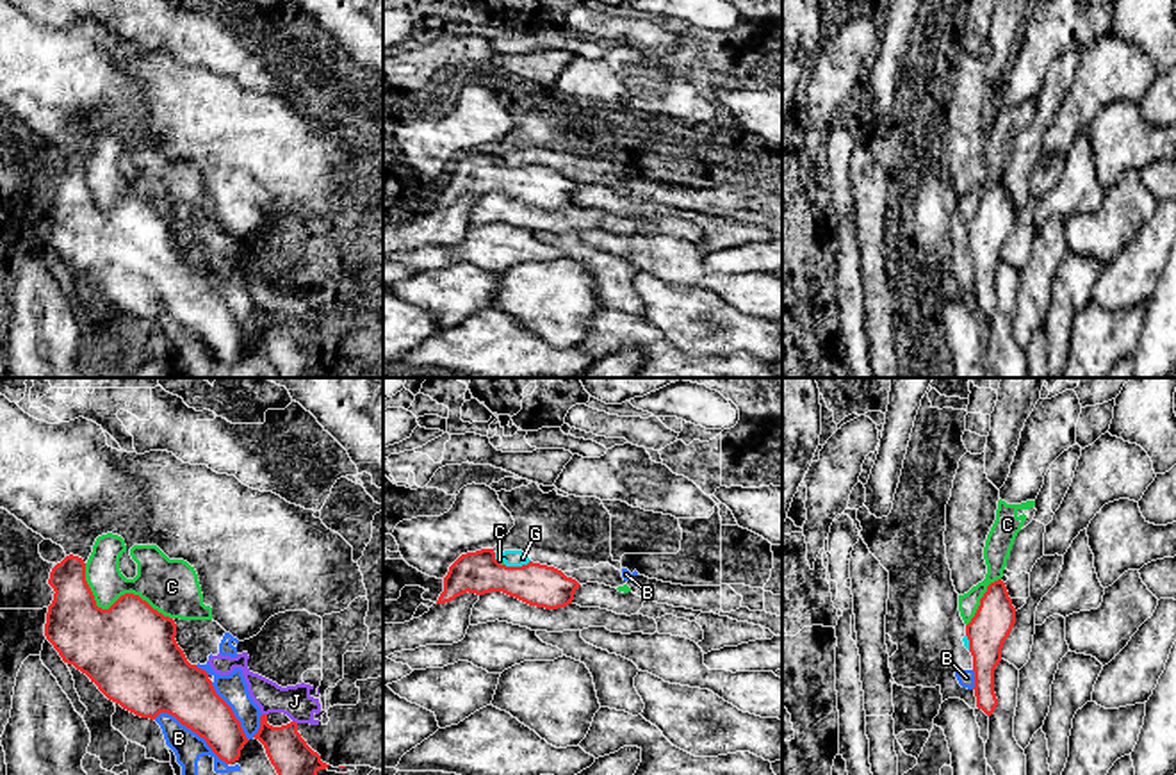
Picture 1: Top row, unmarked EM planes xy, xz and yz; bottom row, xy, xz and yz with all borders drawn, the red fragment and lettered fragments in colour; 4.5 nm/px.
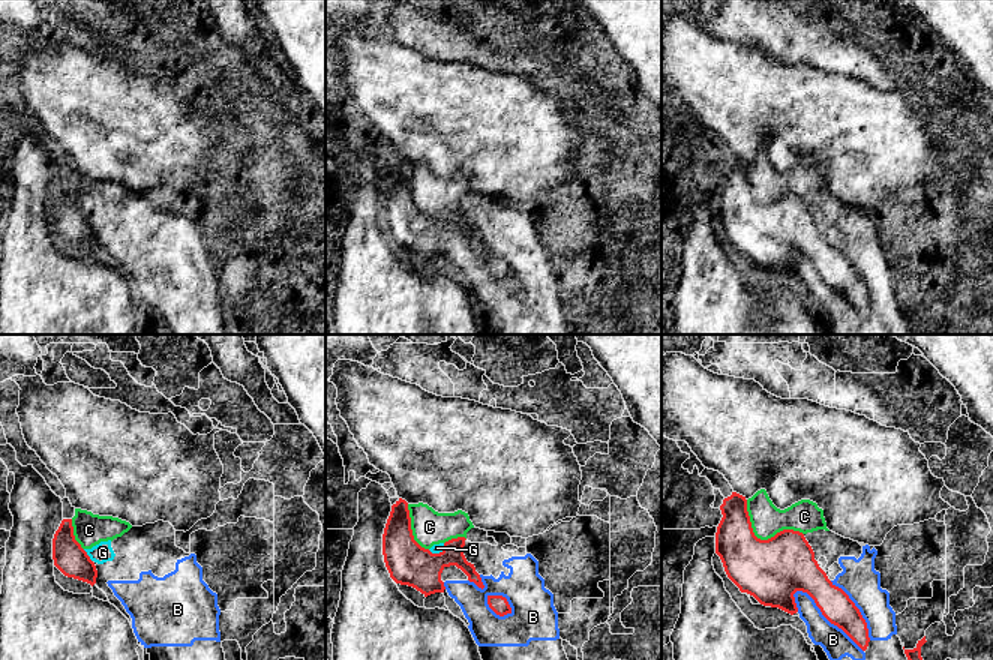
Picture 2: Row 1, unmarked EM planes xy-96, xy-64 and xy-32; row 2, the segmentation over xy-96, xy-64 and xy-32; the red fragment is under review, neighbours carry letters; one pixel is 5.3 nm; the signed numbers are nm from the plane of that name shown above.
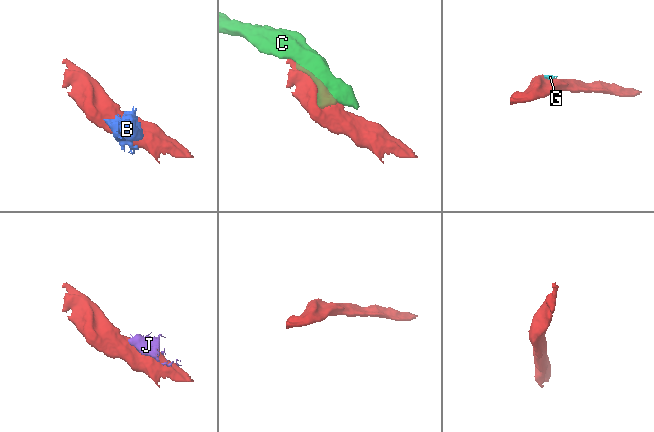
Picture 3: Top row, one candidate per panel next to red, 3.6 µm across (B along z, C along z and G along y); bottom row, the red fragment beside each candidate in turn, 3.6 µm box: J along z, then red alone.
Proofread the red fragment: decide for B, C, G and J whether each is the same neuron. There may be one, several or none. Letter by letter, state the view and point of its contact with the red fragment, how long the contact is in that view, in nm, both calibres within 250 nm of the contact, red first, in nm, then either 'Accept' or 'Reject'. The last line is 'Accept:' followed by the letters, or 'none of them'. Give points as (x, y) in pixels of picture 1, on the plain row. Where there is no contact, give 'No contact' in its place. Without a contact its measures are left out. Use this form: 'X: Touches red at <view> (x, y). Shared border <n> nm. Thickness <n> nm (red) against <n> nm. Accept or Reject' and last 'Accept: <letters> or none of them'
B: Touches red at xy (191, 330). Shared border 400 nm. Thickness 280 nm (red) against 140 nm. Reject
C: Touches red at xy (114, 203). Shared border 480 nm. Thickness 420 nm (red) against 240 nm. Reject
G: Touches red at xz (517, 168). Shared border 120 nm. Thickness 190 nm (red) against 80 nm. Reject
J: Touches red at xy (264, 316). Shared border 30 nm. Thickness 190 nm (red) against 140 nm. Reject
Accept: none of them

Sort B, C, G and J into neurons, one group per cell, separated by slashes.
B C G / J

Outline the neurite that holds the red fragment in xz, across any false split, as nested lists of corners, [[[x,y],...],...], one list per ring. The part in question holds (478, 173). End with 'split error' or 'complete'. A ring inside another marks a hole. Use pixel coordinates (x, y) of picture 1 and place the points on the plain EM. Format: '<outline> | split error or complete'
[[[494,150],[461,155],[444,178],[444,192],[437,205],[454,201],[463,194],[485,196],[502,192],[529,207],[558,210],[572,205],[581,185],[561,171],[529,162],[506,167],[495,160]]] | complete

